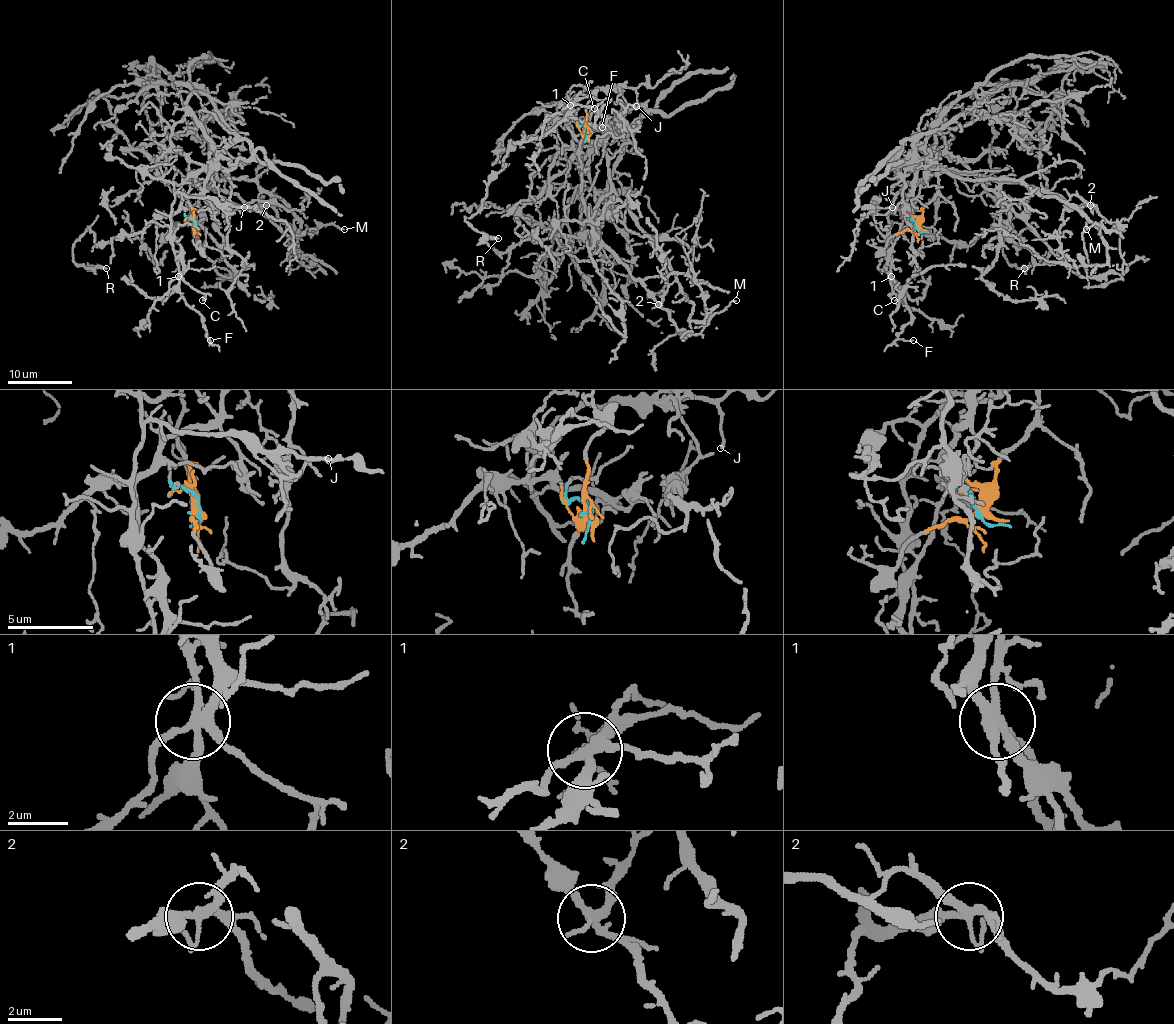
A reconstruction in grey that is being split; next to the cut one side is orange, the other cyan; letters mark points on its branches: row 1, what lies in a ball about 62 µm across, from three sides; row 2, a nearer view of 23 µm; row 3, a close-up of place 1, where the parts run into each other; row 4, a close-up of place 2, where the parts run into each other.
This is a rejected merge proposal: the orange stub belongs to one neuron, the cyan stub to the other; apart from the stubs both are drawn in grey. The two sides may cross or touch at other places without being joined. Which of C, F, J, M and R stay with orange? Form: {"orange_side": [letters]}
{"orange_side": ["F", "J", "M"]}

